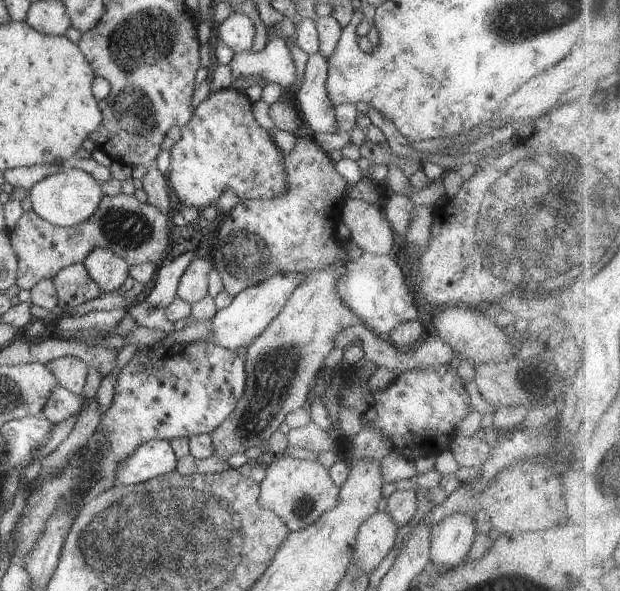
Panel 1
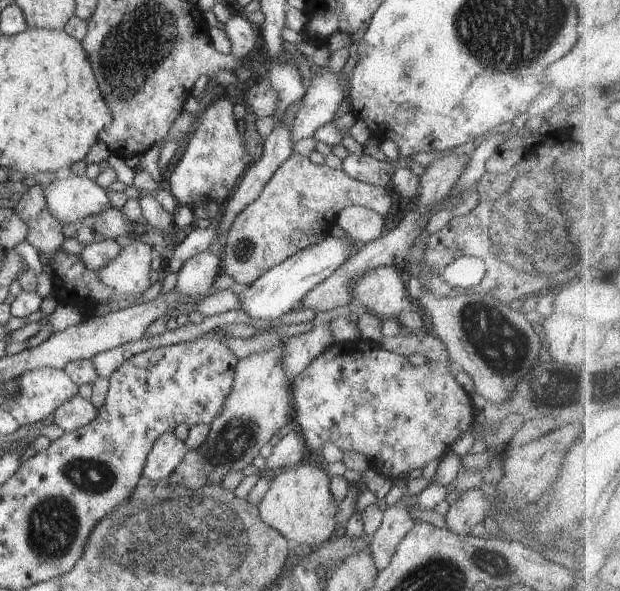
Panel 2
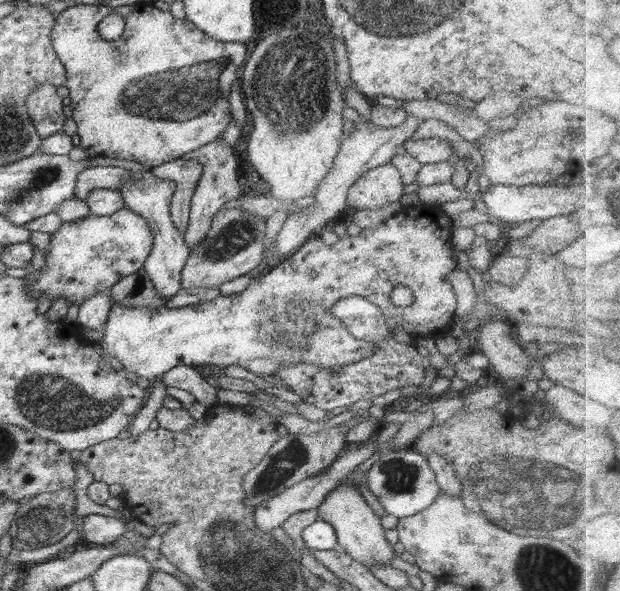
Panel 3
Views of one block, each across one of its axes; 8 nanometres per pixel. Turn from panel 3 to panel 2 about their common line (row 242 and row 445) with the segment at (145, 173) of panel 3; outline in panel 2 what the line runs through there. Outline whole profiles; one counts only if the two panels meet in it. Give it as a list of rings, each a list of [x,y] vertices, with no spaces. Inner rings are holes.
[[[176,433],[161,434],[146,457],[143,476],[158,482],[166,481],[185,457],[187,449],[185,441]]]

